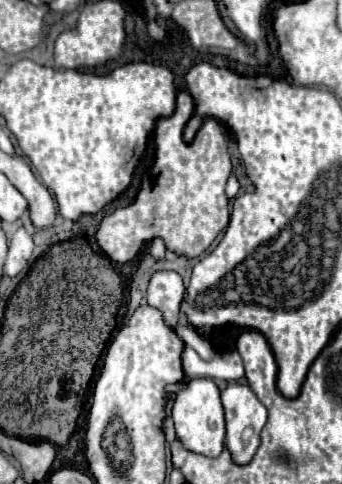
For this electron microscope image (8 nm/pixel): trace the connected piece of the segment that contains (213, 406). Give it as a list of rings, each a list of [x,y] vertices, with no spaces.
[[[193,378],[187,388],[181,390],[173,402],[173,422],[177,440],[185,450],[201,456],[219,456],[225,448],[225,418],[219,388],[211,378]]]

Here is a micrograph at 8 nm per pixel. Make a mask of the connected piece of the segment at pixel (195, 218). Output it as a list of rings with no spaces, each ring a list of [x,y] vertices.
[[[189,92],[177,94],[177,108],[171,116],[155,122],[157,156],[149,178],[145,178],[137,200],[125,208],[117,208],[103,218],[95,238],[103,252],[119,264],[135,258],[141,246],[161,236],[169,250],[187,258],[201,256],[209,250],[217,234],[229,222],[225,182],[231,174],[228,135],[215,118],[205,118],[191,142],[183,140],[183,130],[195,112]]]

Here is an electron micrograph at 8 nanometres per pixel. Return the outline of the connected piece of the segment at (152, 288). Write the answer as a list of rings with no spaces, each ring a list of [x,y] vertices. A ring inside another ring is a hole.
[[[155,272],[149,282],[147,300],[149,306],[157,308],[163,314],[163,320],[169,328],[179,324],[179,304],[183,300],[185,286],[177,272]]]

